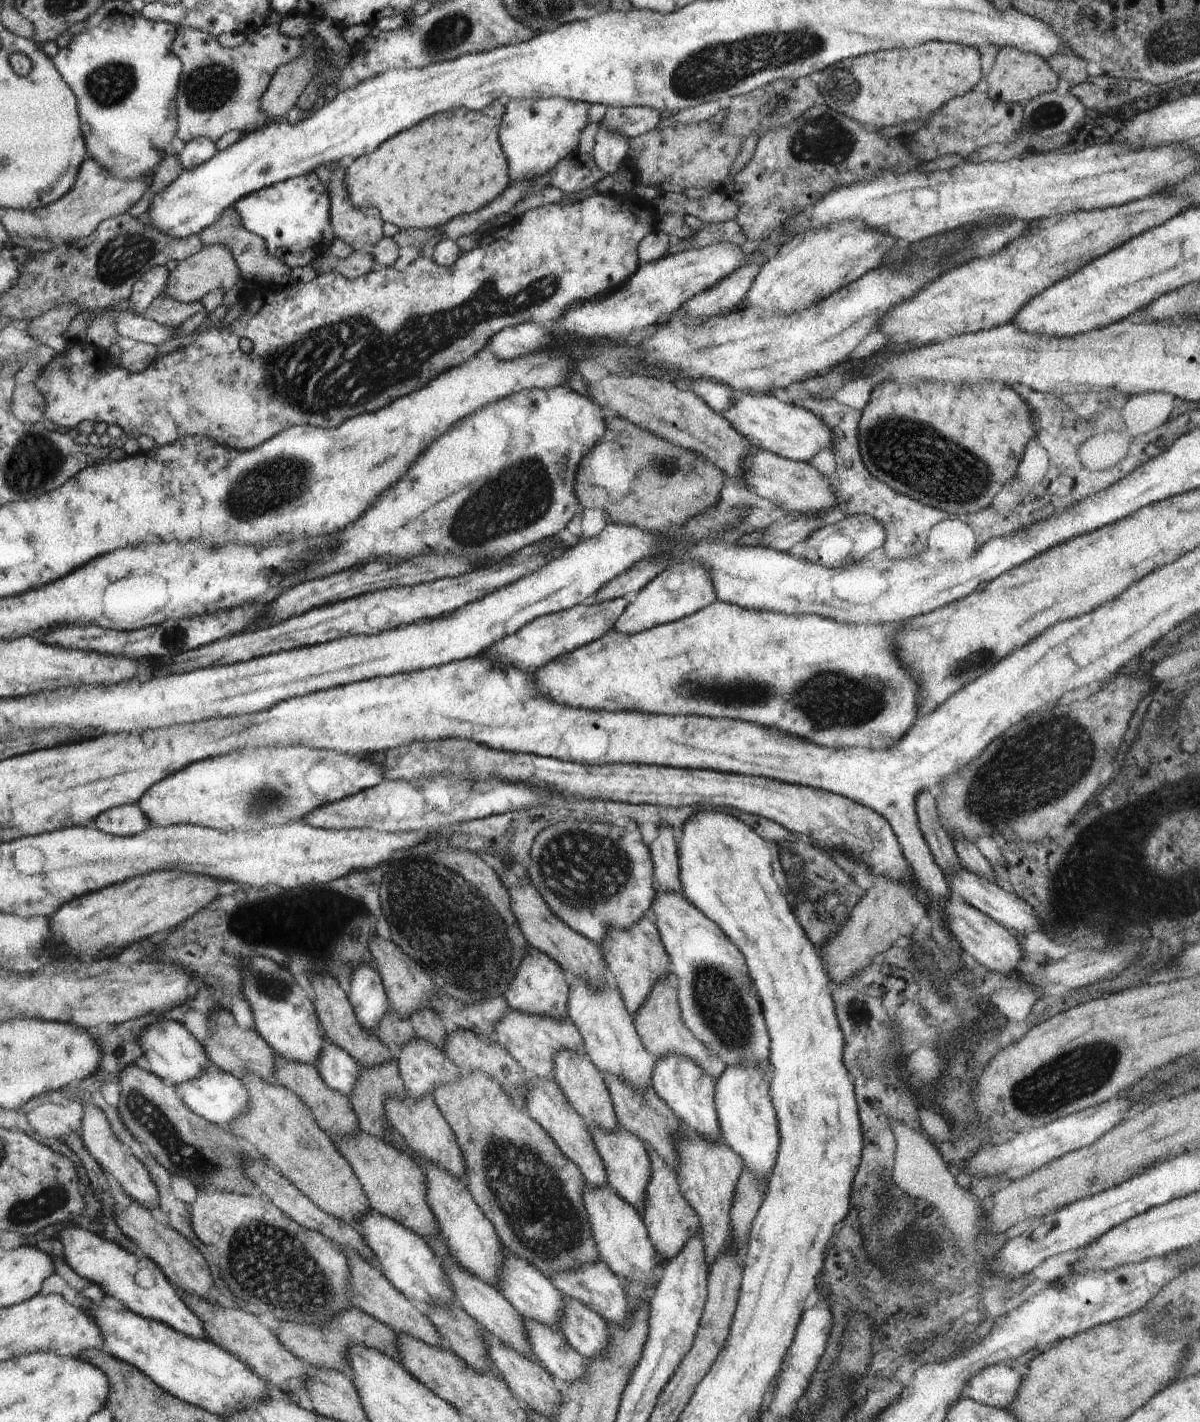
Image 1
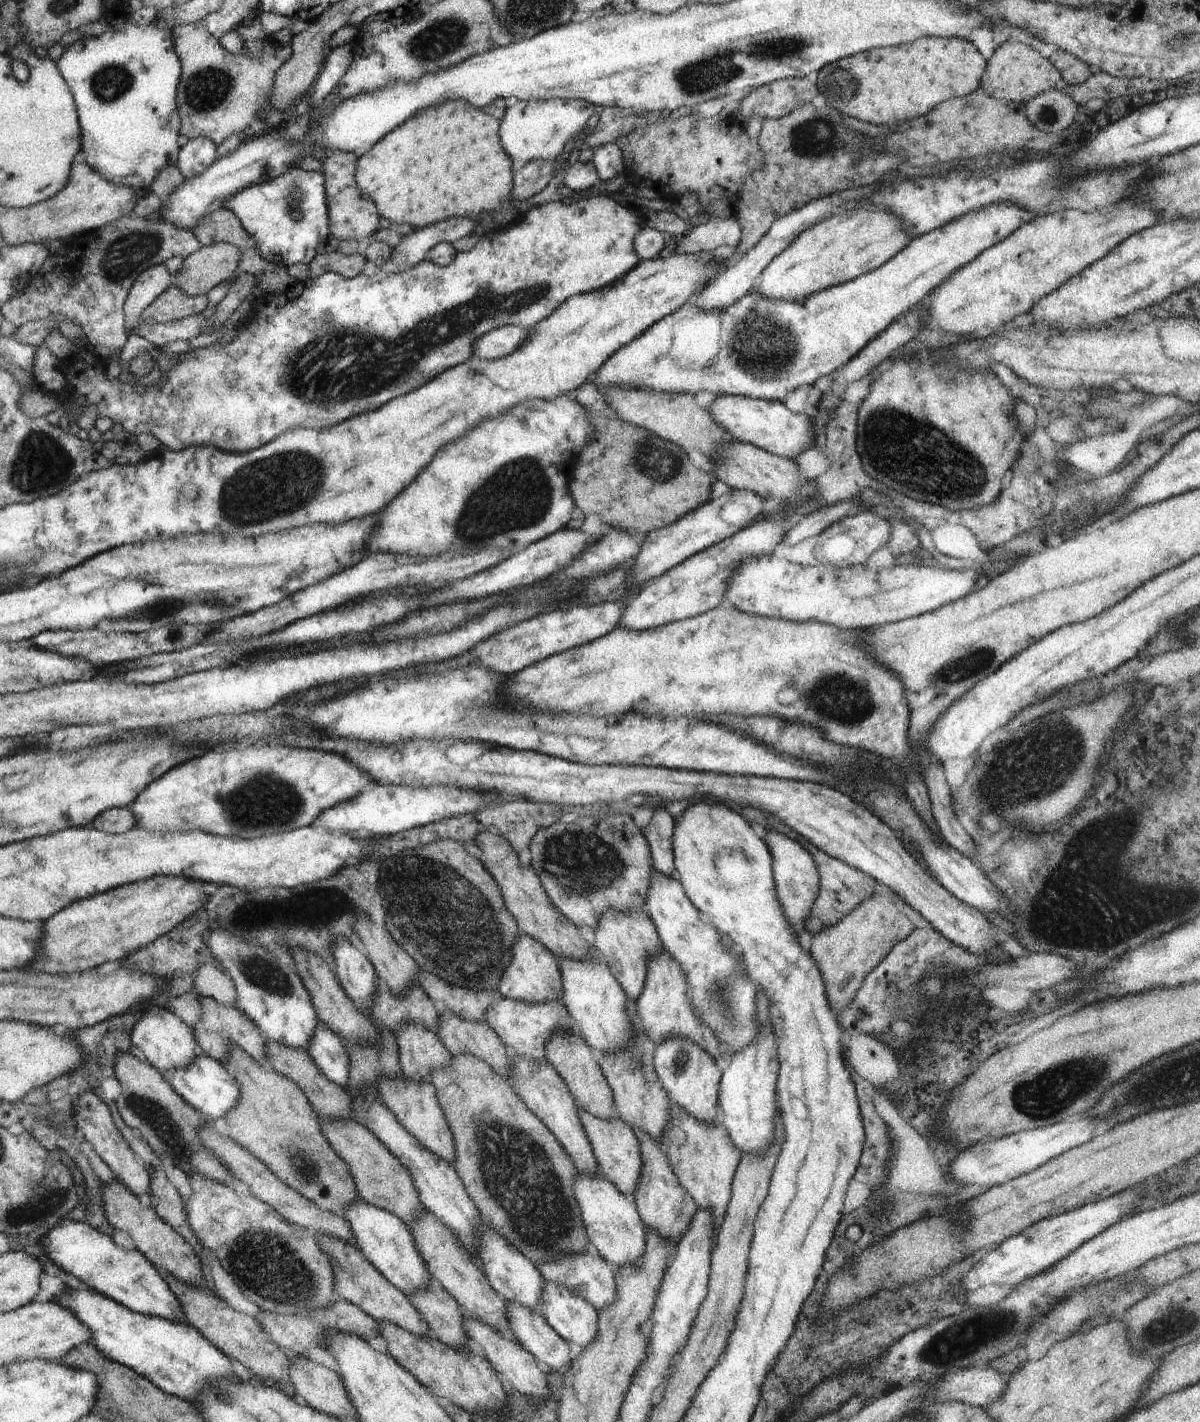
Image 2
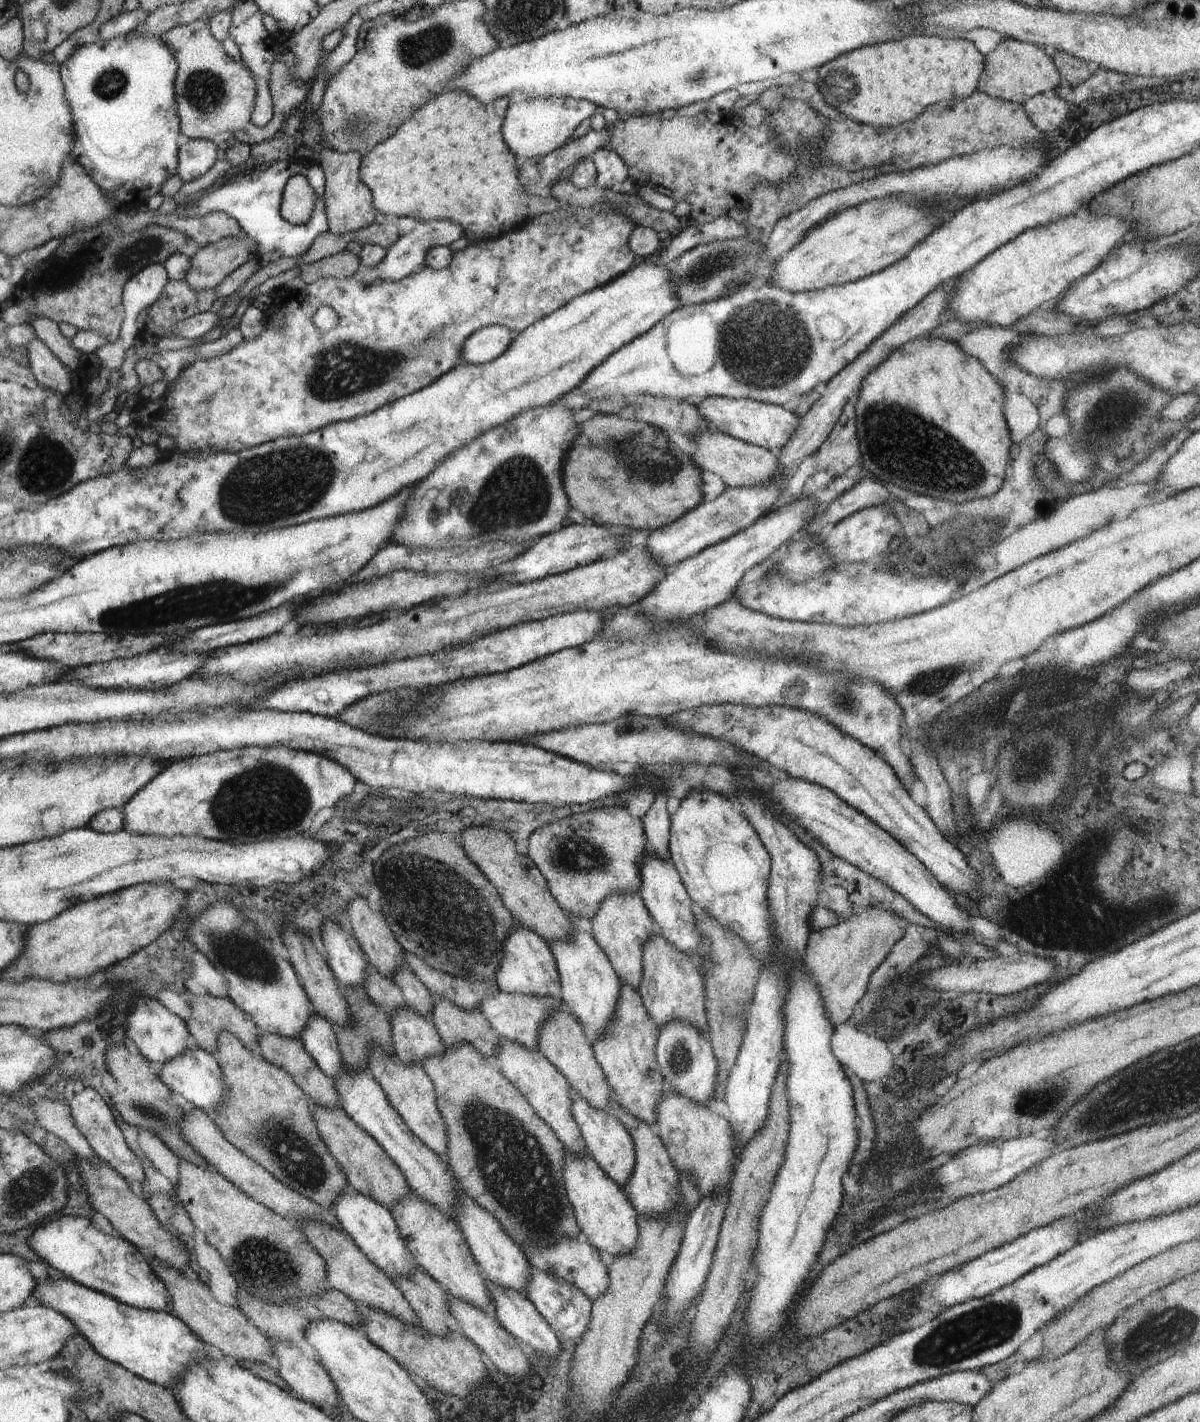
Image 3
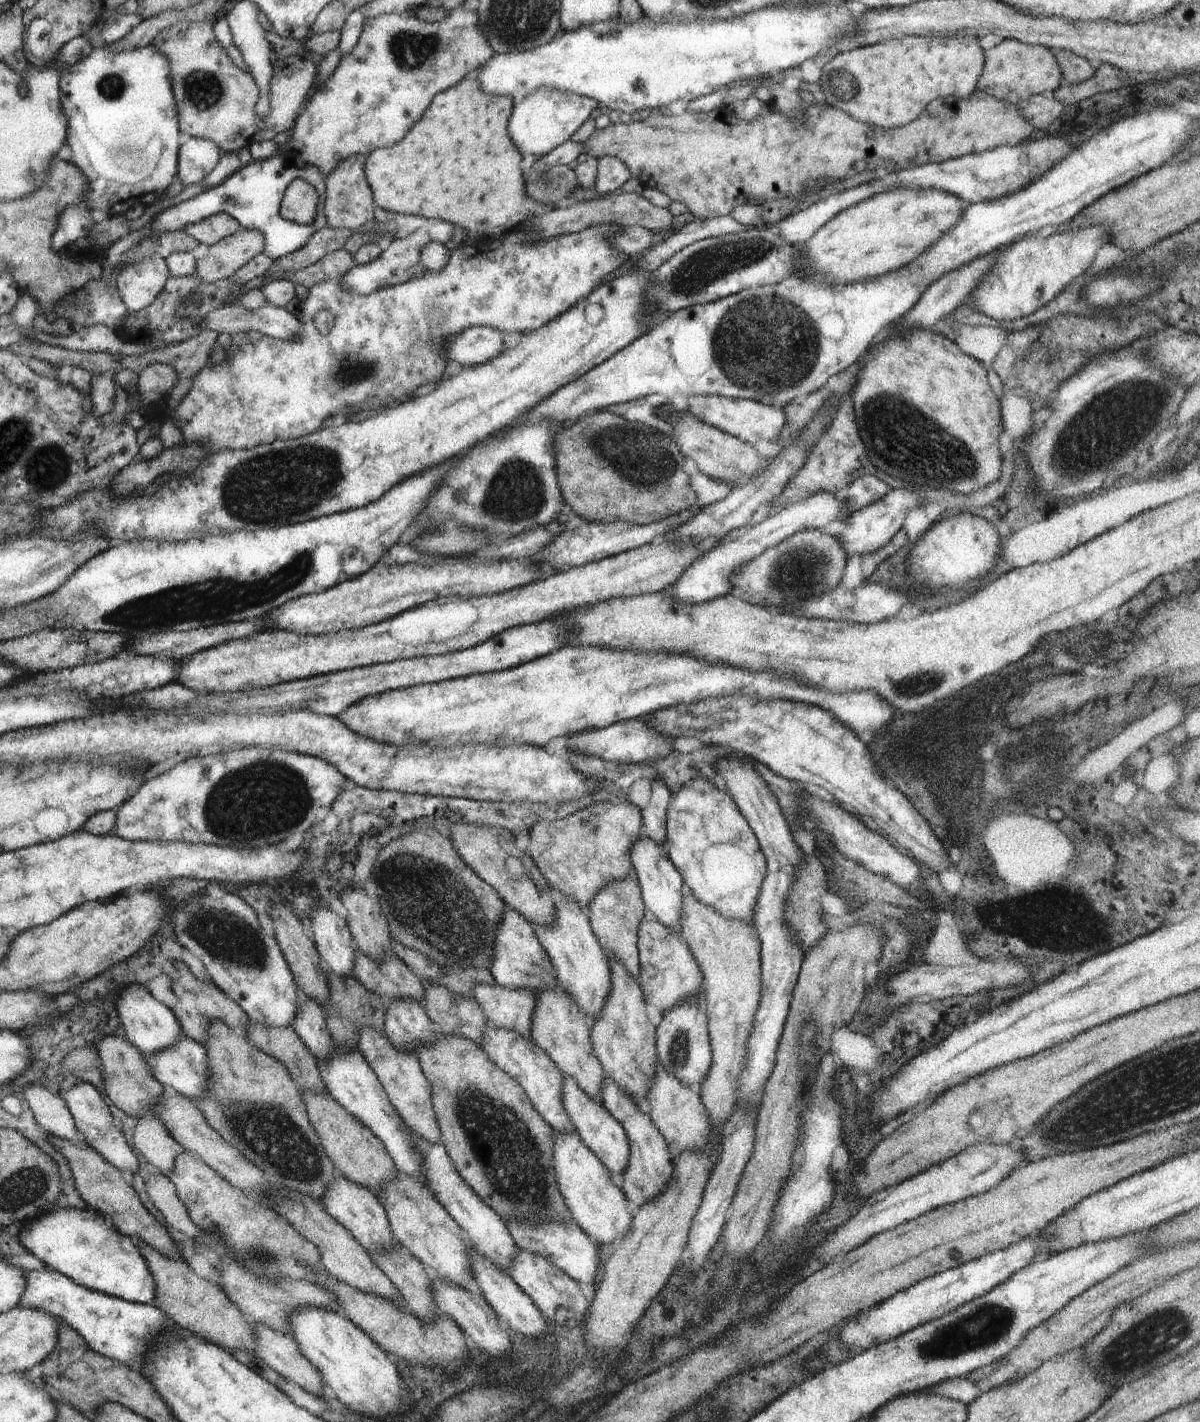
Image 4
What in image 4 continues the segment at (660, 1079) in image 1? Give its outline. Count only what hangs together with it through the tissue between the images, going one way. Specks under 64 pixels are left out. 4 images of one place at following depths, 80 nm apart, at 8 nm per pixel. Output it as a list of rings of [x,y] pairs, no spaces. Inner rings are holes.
[[[702,986],[702,989],[699,990],[697,995],[689,999],[684,999],[676,1003],[670,1010],[664,1011],[662,1021],[656,1027],[657,1060],[659,1064],[668,1071],[668,1074],[676,1075],[676,1078],[679,1078],[682,1082],[697,1090],[701,1086],[705,1074],[708,1074],[708,1069],[712,1062],[706,1007],[705,990]]]

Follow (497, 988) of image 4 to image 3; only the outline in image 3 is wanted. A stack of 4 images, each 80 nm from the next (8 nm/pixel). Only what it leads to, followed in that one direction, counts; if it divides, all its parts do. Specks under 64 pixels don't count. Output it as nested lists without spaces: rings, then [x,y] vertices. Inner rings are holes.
[[[500,990],[492,996],[482,998],[479,1010],[502,1039],[516,1042],[516,1044],[520,1044],[520,1046],[524,1046],[526,1050],[532,1050],[532,1052],[539,1050],[538,1034],[540,1034],[540,1026],[544,1026],[544,1022],[548,1022],[548,1016],[552,1012],[556,1012],[556,1010],[562,1010],[562,1012],[570,1014],[568,1006],[564,1005],[560,996],[524,996],[520,994],[506,994]]]

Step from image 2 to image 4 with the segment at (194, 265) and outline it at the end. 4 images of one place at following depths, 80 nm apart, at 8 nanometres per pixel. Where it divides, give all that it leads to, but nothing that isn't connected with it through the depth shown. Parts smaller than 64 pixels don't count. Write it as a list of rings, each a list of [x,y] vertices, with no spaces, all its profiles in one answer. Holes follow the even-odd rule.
[[[245,229],[210,246],[206,256],[196,260],[194,274],[204,284],[230,279],[242,266],[263,253],[264,236],[258,230]]]

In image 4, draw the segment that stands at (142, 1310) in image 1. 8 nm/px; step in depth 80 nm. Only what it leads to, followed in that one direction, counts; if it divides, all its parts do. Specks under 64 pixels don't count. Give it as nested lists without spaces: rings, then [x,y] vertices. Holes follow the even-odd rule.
[[[60,1207],[24,1223],[19,1241],[24,1248],[76,1284],[134,1304],[148,1305],[155,1284],[136,1241],[108,1224],[98,1212]]]

